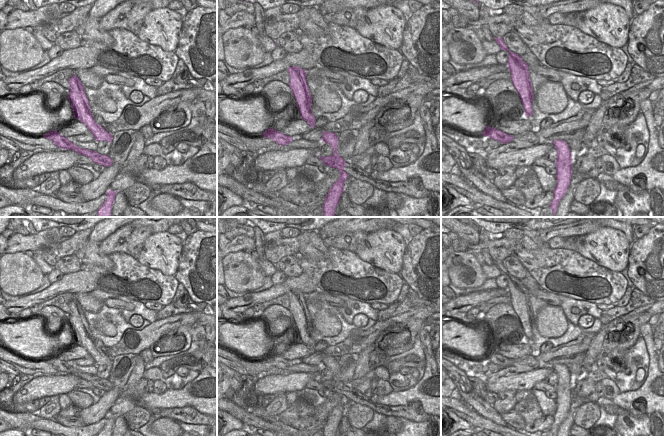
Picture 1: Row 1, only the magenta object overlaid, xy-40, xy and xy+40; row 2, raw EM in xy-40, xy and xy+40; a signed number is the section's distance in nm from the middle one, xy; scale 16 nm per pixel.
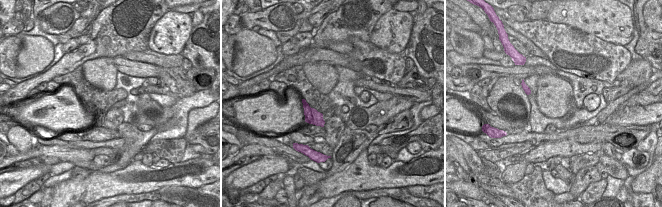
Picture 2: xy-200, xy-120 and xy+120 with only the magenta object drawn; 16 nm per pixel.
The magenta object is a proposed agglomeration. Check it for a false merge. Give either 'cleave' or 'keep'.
cleave

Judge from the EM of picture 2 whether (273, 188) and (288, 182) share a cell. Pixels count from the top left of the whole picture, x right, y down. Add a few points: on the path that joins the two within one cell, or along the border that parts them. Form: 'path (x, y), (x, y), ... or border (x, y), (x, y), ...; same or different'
border (283, 180), (283, 186), (274, 196); different

